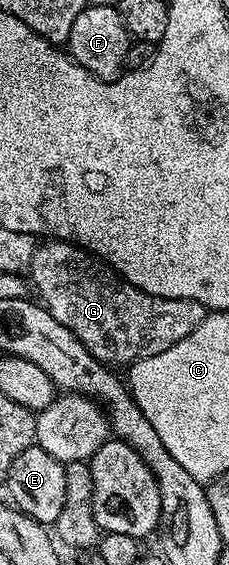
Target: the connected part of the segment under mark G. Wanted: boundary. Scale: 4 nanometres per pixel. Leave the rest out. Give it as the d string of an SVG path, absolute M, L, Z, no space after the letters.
M49 239L48 241L41 241L37 243L37 248L35 249L35 253L33 254L33 260L31 261L31 265L29 266L27 272L28 278L31 280L33 278L33 283L37 286L37 291L41 296L39 296L40 302L43 304L46 309L51 313L51 317L55 317L55 321L59 321L59 325L67 325L67 329L71 329L71 333L75 333L75 337L79 337L79 341L83 341L83 345L87 345L87 349L89 352L97 358L97 360L106 365L117 365L113 363L125 363L124 365L132 365L137 362L137 360L142 359L143 357L155 357L155 353L163 353L163 349L171 349L171 345L175 345L175 341L183 341L183 337L187 337L187 333L191 333L195 330L195 328L199 325L199 321L203 321L207 314L207 309L203 305L199 305L199 301L191 301L190 299L172 299L171 297L155 297L151 293L143 293L143 289L139 289L135 285L131 285L125 279L122 279L120 275L117 274L113 268L106 265L106 263L101 262L100 259L97 258L96 255L87 252L82 249L82 247L75 246L74 243L65 243L61 239Z

